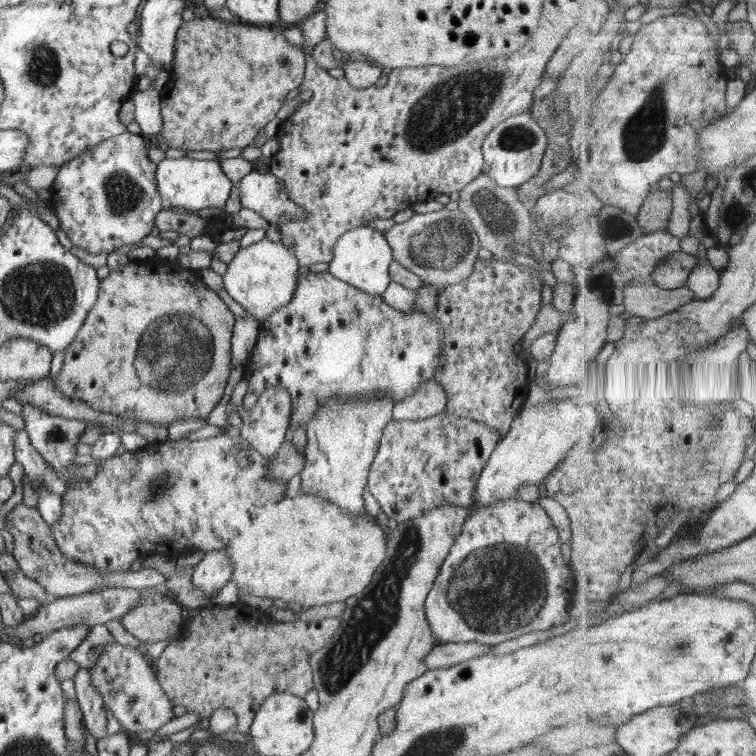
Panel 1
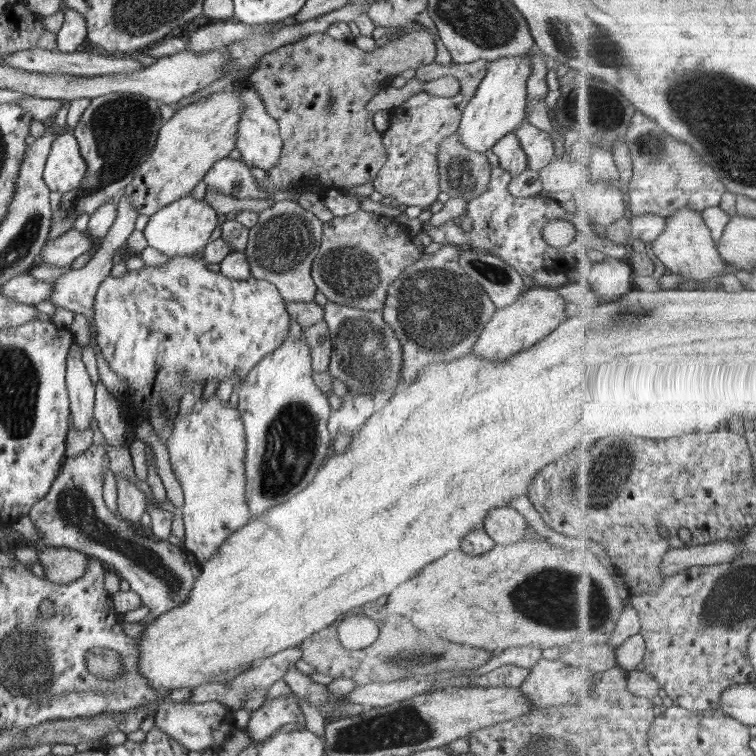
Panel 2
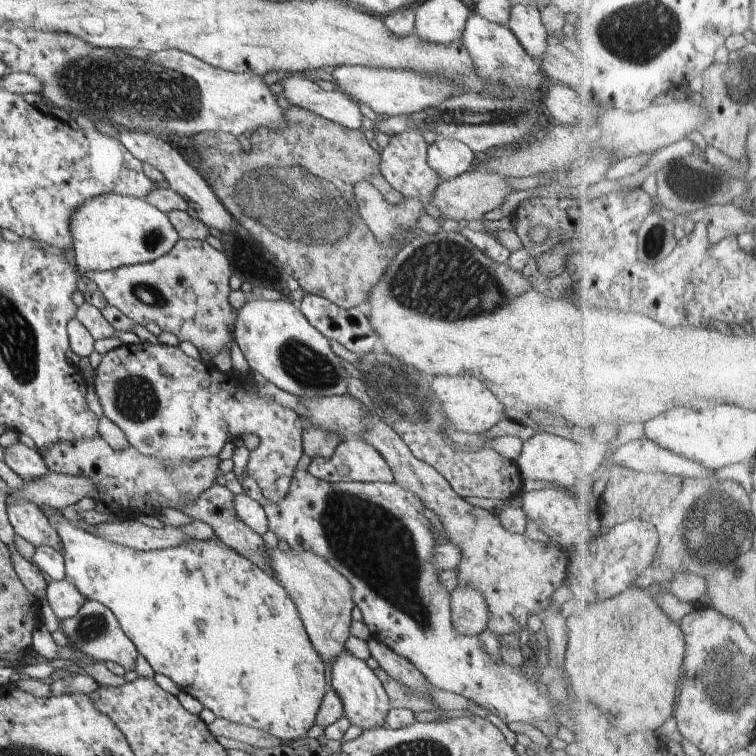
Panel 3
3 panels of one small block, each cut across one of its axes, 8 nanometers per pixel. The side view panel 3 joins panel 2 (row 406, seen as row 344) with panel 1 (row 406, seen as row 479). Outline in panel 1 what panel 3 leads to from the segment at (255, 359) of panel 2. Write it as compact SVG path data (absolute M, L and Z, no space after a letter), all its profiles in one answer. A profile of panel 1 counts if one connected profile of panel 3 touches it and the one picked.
M279 385L264 389L252 409L237 405L240 418L240 437L244 438L262 457L271 460L276 456L285 442L286 430L290 426L289 416L292 415L292 397Z

